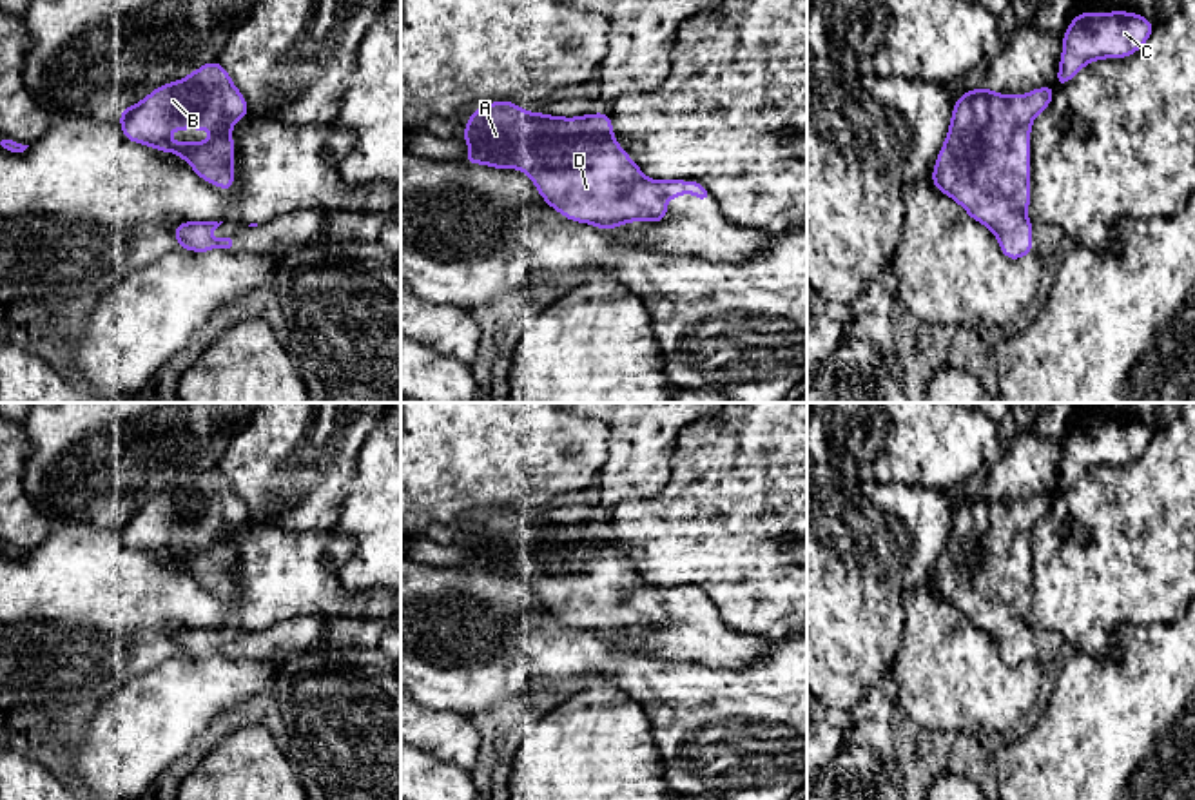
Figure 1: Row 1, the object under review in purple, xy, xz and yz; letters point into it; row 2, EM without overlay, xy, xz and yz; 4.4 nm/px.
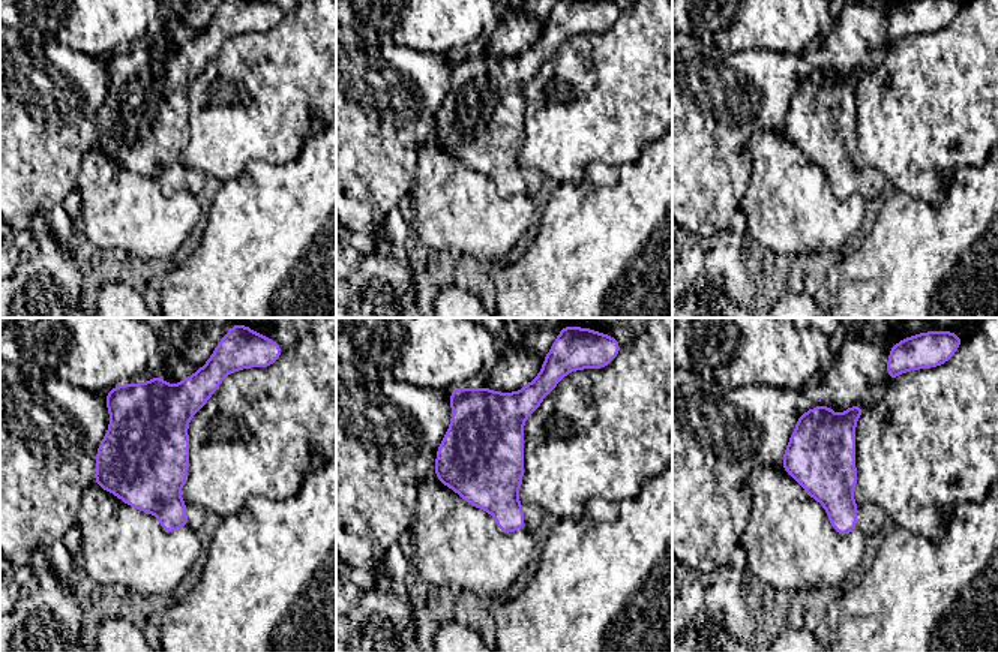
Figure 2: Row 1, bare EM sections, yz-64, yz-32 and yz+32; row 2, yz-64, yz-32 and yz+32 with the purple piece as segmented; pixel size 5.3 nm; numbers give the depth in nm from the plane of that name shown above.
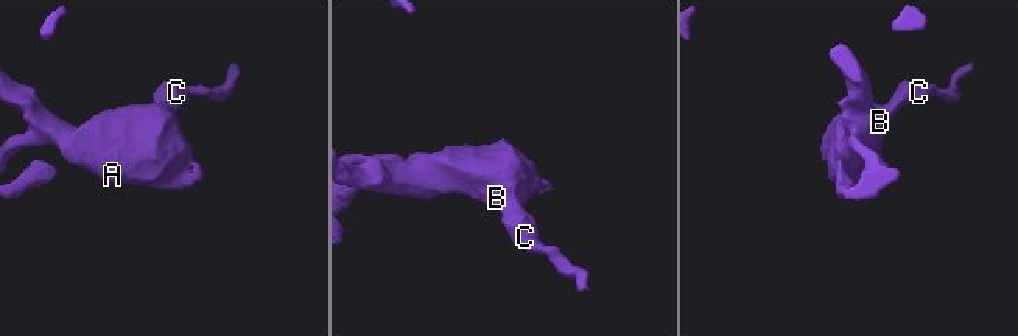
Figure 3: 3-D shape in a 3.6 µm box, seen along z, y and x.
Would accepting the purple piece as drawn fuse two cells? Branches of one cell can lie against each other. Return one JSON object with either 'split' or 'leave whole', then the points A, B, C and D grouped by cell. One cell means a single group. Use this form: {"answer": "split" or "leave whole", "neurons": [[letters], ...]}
{"answer": "leave whole", "neurons": [["A", "B", "C", "D"]]}

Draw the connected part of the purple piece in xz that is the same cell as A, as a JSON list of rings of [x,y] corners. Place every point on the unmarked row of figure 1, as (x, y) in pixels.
[[[502,506],[473,515],[462,546],[471,553],[464,570],[520,575],[549,613],[602,637],[626,628],[664,629],[671,600],[680,606],[691,599],[700,610],[711,608],[698,586],[646,584],[615,548],[607,519],[578,524],[528,521]]]

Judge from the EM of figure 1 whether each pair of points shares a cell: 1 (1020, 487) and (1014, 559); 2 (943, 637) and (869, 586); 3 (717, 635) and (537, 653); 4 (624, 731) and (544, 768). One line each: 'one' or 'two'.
1: two
2: two
3: two
4: one

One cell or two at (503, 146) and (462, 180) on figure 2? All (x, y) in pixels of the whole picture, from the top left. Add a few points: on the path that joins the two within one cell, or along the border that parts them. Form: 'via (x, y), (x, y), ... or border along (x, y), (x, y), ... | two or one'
border along (444, 150), (473, 170), (486, 174), (500, 194) | two

